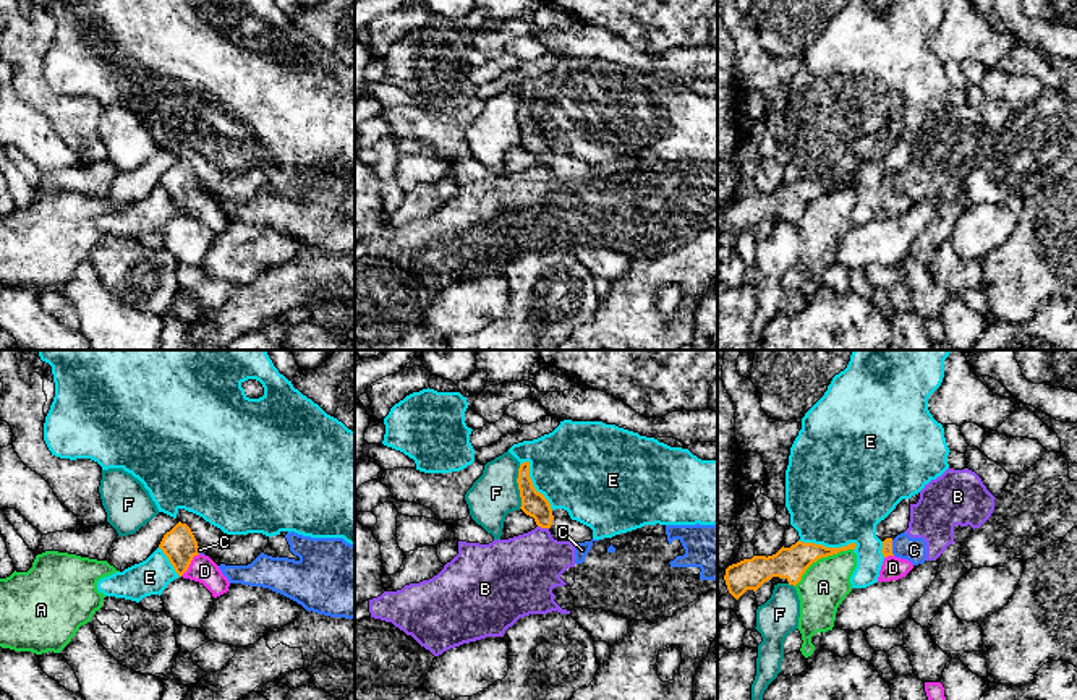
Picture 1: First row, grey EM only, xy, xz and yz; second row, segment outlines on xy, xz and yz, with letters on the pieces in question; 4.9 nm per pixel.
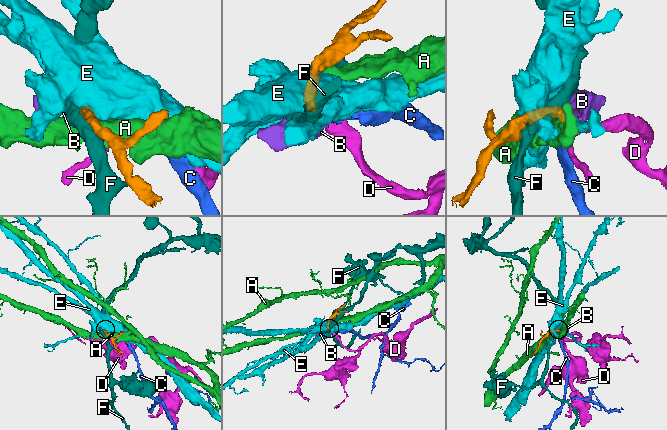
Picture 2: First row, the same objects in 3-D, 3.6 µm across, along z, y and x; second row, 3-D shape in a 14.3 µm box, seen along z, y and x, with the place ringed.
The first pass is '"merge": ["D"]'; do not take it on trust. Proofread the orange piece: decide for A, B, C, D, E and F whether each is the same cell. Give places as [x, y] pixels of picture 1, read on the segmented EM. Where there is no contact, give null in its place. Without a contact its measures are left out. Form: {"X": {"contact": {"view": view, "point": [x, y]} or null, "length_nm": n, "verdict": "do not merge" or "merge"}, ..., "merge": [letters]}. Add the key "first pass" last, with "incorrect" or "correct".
{"A": {"contact": {"view": "yz", "point": [821, 556]}, "length_nm": 340, "verdict": "do not merge"}, "B": {"contact": {"view": "xz", "point": [543, 527]}, "length_nm": 60, "verdict": "do not merge"}, "C": {"contact": {"view": "yz", "point": [891, 548]}, "length_nm": 80, "verdict": "do not merge"}, "D": {"contact": {"view": "xy", "point": [190, 563]}, "length_nm": 150, "verdict": "merge"}, "E": {"contact": {"view": "yz", "point": [828, 548]}, "length_nm": 300, "verdict": "do not merge"}, "F": {"contact": {"view": "xz", "point": [519, 486]}, "length_nm": 220, "verdict": "do not merge"}, "merge": ["D"], "first pass": "correct"}

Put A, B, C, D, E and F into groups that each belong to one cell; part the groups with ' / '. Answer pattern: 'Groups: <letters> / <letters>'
Groups: A / B C / D / E / F

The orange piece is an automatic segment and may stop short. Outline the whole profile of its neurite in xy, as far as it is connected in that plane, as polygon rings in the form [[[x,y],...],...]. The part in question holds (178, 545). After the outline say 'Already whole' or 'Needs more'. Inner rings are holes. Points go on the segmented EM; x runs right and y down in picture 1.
[[[178,522],[167,531],[159,548],[180,577],[202,583],[214,598],[228,591],[228,578],[209,556],[199,553],[198,541],[186,523]]]. Needs more

